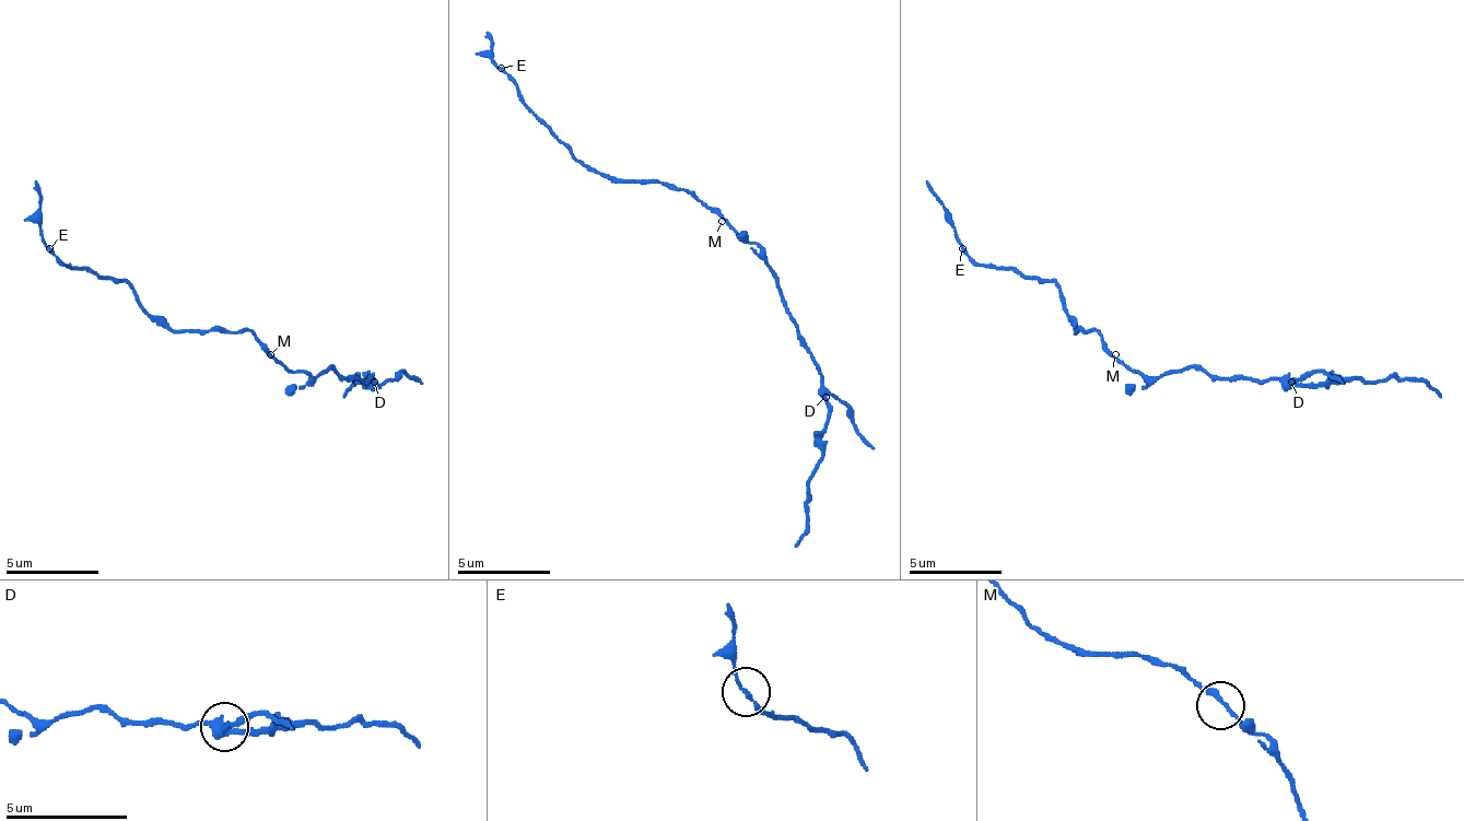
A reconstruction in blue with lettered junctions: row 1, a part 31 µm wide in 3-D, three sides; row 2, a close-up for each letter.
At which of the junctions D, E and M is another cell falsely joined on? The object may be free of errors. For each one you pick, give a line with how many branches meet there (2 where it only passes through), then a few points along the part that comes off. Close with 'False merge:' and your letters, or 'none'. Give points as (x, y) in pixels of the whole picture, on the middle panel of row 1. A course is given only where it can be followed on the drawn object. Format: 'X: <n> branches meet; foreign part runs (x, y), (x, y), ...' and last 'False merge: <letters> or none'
D: 3 branches meet; foreign part runs (824, 398), (829, 421), (810, 482), (810, 528), (796, 547)
False merge: D

